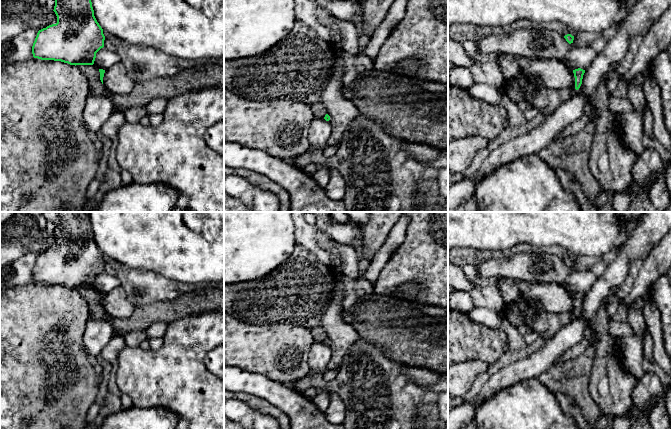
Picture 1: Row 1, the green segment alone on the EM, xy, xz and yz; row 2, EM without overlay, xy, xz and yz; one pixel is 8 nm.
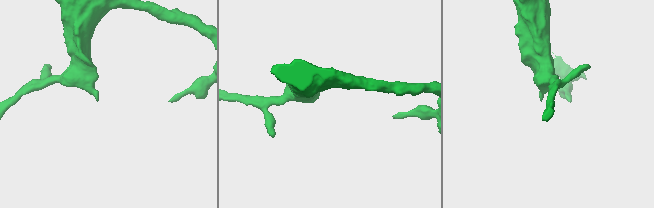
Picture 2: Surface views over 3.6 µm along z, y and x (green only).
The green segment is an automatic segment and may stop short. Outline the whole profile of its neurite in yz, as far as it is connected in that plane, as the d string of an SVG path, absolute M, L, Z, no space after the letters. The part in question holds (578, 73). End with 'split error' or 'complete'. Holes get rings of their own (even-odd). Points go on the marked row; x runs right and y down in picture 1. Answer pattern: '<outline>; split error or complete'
M578 68L573 70L574 77L575 77L575 89L578 90L582 84L583 75L585 70Z; complete

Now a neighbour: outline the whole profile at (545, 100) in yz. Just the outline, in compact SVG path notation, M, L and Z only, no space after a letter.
M525 75L504 77L501 84L502 93L515 103L526 101L538 113L548 116L563 101L568 100L576 91L574 87L562 91L544 86L538 79Z

